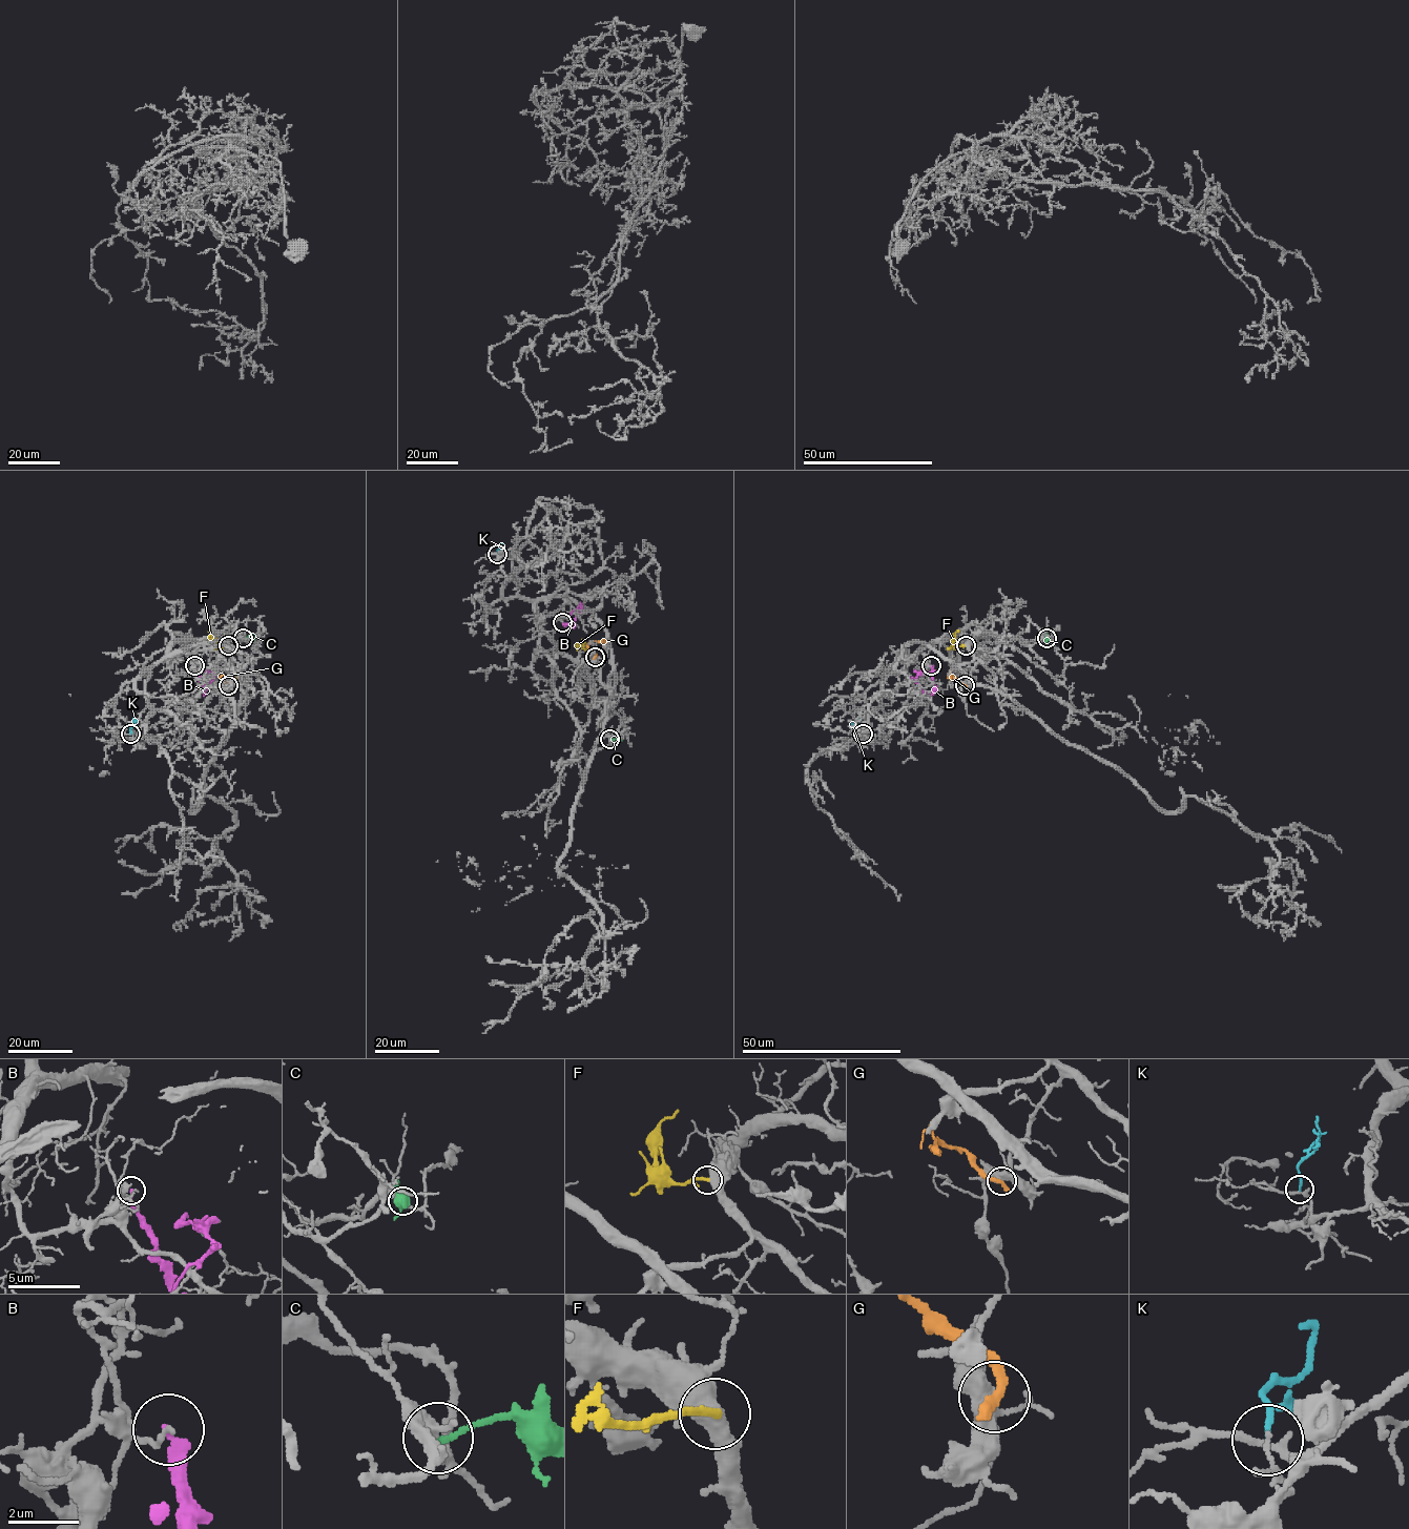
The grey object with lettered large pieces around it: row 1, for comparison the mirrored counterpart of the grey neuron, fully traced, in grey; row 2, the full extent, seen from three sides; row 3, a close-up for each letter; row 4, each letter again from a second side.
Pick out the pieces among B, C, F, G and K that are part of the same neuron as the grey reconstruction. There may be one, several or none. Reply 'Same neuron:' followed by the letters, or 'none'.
Same neuron: none

